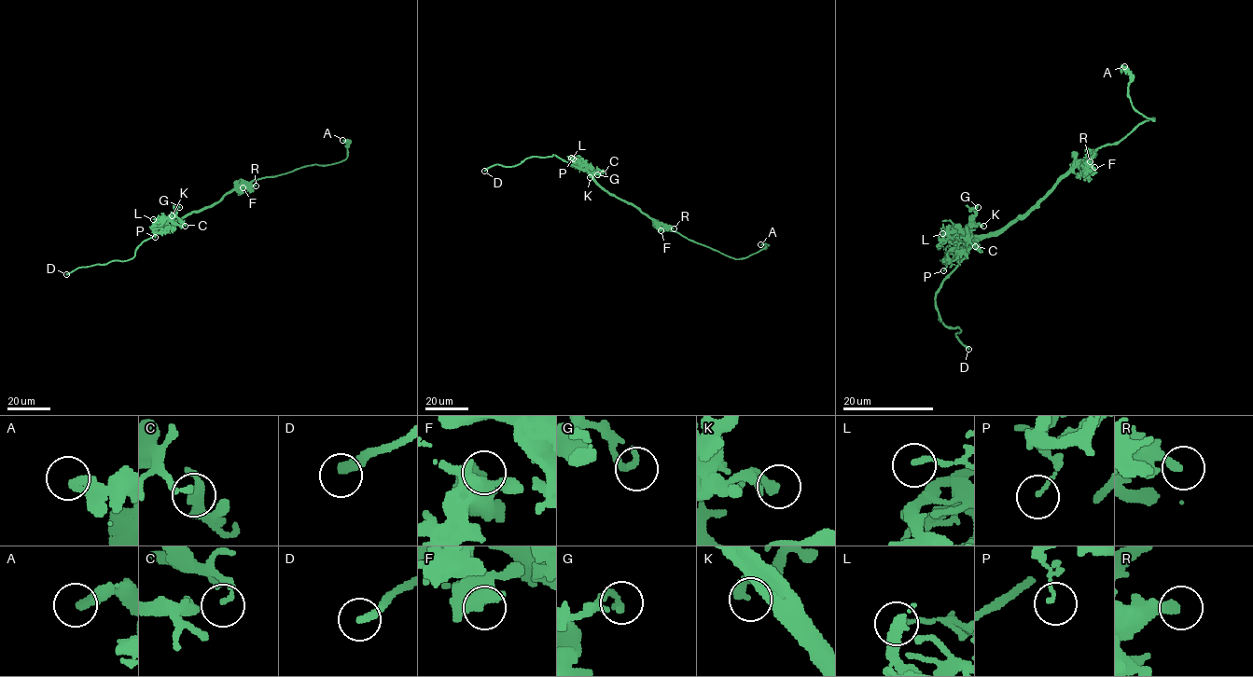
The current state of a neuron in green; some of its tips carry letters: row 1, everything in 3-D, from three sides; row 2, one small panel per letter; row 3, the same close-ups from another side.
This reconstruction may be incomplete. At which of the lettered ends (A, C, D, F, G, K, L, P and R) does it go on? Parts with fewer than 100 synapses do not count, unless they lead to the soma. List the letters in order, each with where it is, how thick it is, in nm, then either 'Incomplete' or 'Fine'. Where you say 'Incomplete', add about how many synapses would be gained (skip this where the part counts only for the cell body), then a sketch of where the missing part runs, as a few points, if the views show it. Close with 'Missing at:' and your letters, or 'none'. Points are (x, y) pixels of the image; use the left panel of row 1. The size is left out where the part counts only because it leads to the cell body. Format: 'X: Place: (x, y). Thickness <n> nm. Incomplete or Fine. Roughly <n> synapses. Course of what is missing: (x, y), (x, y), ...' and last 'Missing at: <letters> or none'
A: Place: (342, 140). Thickness 320 nm. Fine
C: Place: (185, 226). Thickness 140 nm. Fine
D: Place: (66, 274). Thickness 320 nm. Incomplete. Course of what is missing: (66, 274), (51, 274), (47, 280)
F: Place: (243, 187). Thickness 420 nm. Fine
G: Place: (179, 207). Thickness 280 nm. Fine
K: Place: (172, 215). Thickness 320 nm. Fine
L: Place: (153, 219). Thickness 170 nm. Fine
P: Place: (155, 237). Thickness 120 nm. Fine
R: Place: (256, 186). Thickness 260 nm. Fine
Missing at: D

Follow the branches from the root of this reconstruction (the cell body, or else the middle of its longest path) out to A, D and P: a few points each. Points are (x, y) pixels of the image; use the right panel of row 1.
A: (1038, 201), (1100, 145), (1116, 144), (1137, 124), (1155, 119), (1146, 117), (1131, 103), (1130, 72), (1124, 66)
D: (1038, 201), (998, 232), (984, 234), (936, 294), (939, 320), (958, 327), (955, 336), (968, 349)
P: (1038, 201), (1024, 216), (1009, 222), (998, 232), (983, 236), (960, 255), (948, 260), (943, 270)

